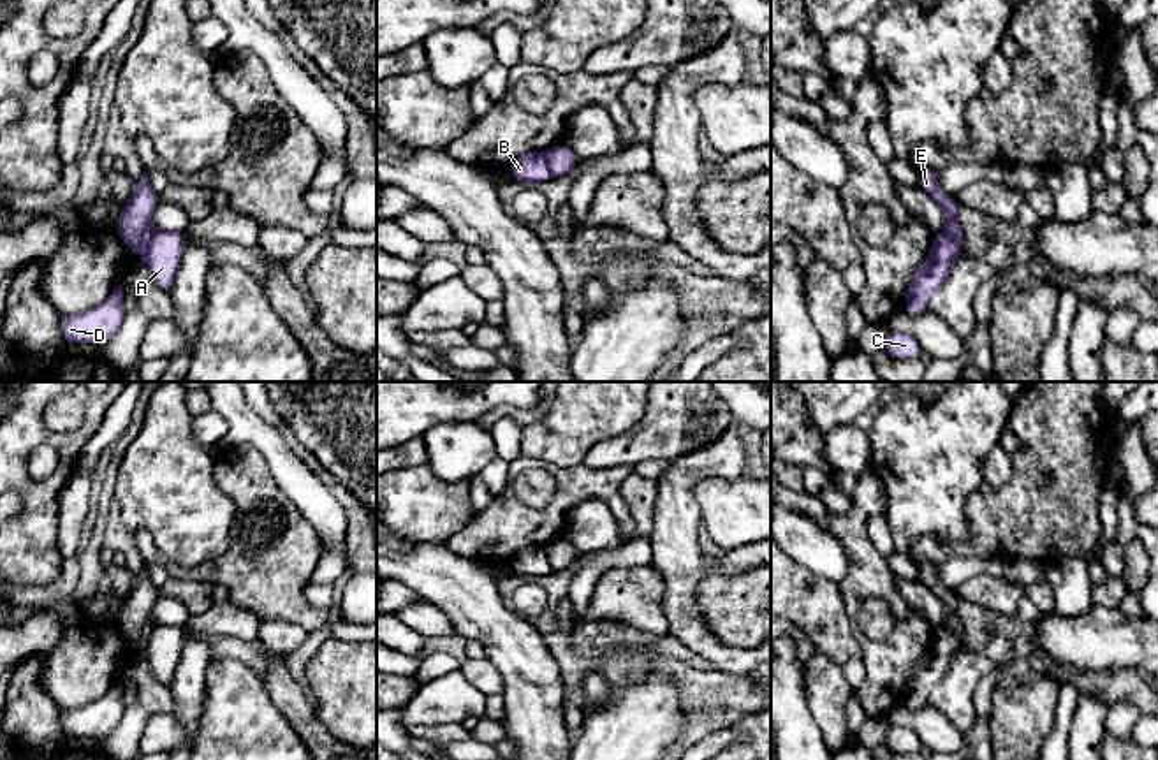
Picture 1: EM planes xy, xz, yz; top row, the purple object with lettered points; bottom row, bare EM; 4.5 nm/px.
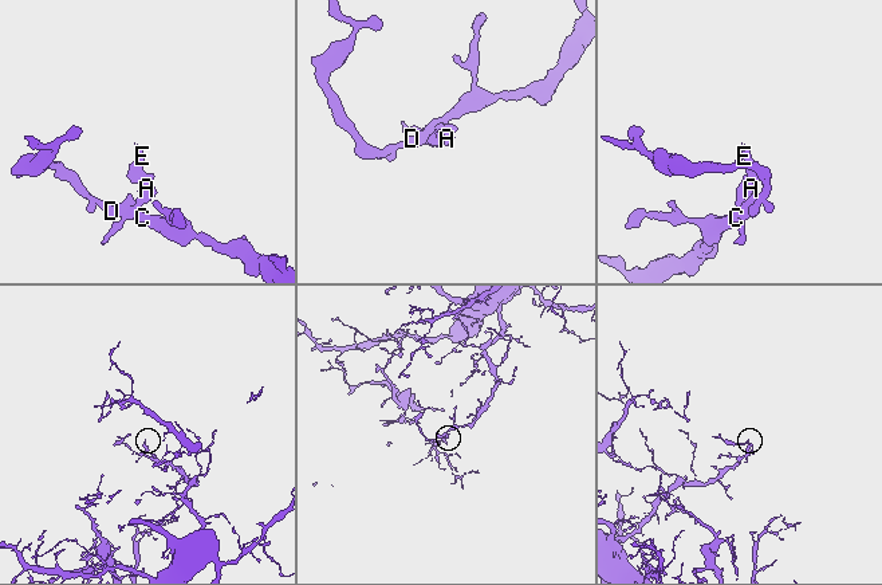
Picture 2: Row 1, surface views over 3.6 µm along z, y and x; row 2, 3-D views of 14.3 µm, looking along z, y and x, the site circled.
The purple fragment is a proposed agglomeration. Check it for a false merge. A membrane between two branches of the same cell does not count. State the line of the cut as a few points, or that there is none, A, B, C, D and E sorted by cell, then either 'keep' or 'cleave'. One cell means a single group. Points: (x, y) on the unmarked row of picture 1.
xy (155, 625), (143, 650) | A C D / B E | cleave

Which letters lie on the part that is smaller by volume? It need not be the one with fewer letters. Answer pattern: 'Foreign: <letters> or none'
Foreign: B, E

